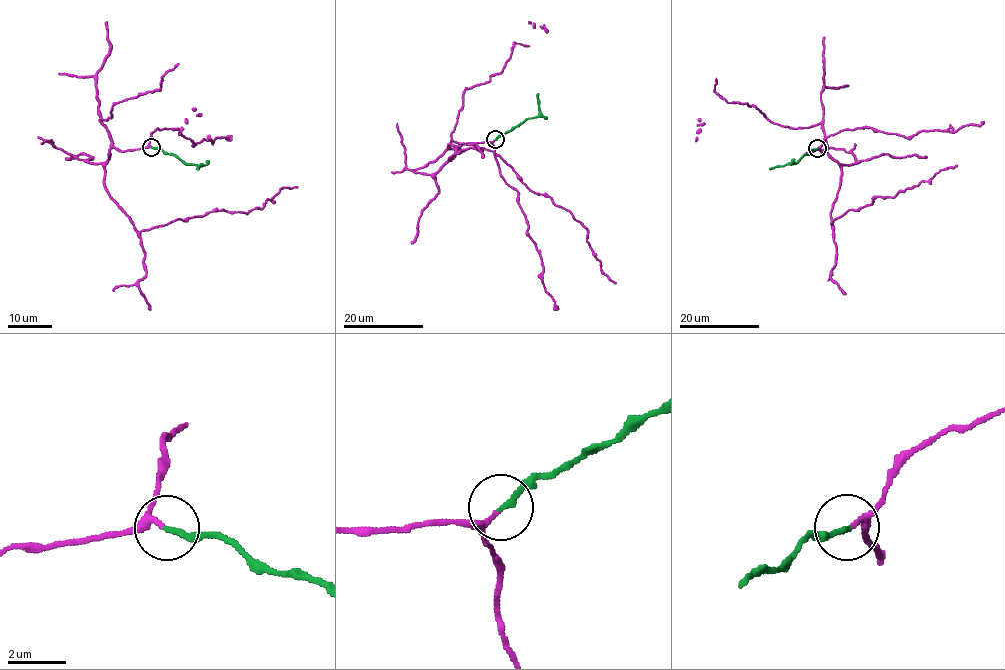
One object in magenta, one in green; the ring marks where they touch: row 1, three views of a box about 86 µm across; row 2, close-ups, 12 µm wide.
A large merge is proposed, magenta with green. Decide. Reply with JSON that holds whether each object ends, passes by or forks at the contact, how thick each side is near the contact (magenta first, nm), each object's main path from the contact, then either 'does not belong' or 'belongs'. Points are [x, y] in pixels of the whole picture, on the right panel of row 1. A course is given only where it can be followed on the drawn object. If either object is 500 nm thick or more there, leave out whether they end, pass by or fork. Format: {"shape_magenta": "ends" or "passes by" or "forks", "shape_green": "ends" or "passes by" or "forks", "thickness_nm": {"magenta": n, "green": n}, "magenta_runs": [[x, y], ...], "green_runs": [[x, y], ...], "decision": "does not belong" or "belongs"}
{"shape_magenta": "passes by", "shape_green": "ends", "thickness_nm": {"magenta": 130, "green": 190}, "magenta_runs": [[818, 148], [841, 168], [831, 225], [849, 209], [870, 205], [873, 198], [894, 197], [956, 166]], "green_runs": [[817, 148], [796, 163], [770, 169]], "decision": "belongs"}

